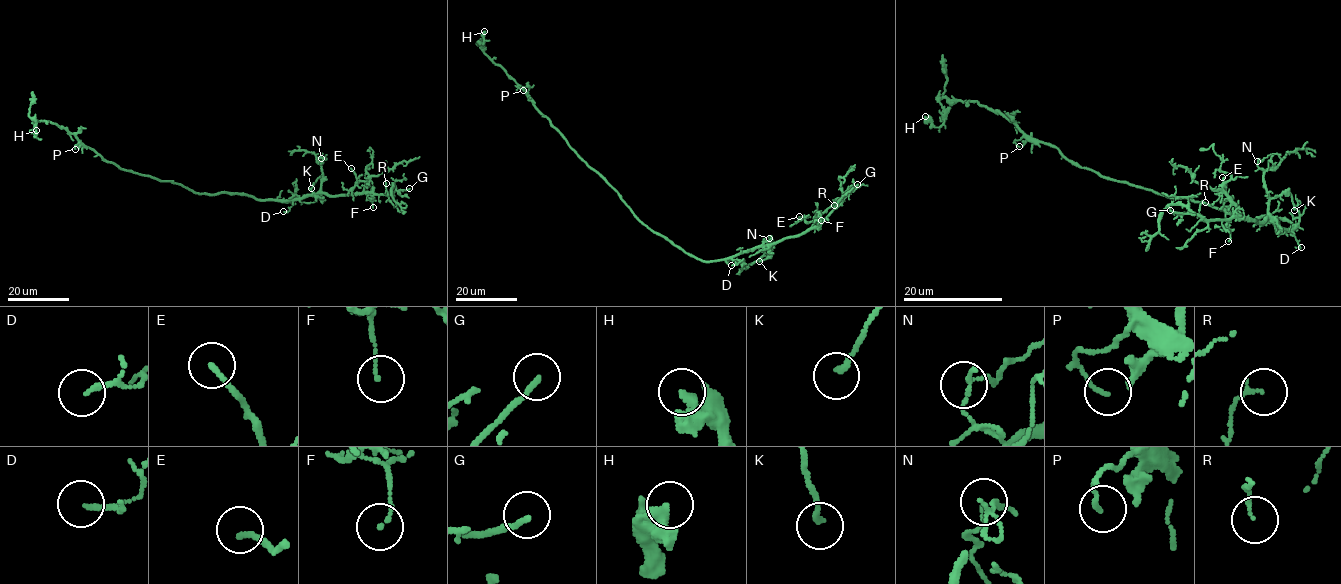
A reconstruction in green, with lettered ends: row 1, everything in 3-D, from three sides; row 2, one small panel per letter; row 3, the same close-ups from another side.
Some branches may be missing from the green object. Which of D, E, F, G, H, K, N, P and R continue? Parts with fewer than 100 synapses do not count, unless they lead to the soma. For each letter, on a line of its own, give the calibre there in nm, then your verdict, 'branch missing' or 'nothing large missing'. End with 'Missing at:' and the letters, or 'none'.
D: 150 nm | nothing large missing
E: 170 nm | nothing large missing
F: 120 nm | nothing large missing
G: 160 nm | branch missing
H: 440 nm | nothing large missing
K: 170 nm | nothing large missing
N: 70 nm | nothing large missing
P: 130 nm | nothing large missing
R: 120 nm | nothing large missing
Missing at: G

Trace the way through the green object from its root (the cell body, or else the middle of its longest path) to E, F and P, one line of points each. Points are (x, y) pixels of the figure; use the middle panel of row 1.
E: (645, 225), (686, 253), (705, 261), (716, 261), (804, 233), (813, 223), (799, 216)
F: (645, 225), (686, 253), (705, 261), (716, 261), (798, 236), (815, 228), (821, 220)
P: (645, 225), (570, 147), (523, 87), (523, 90)

